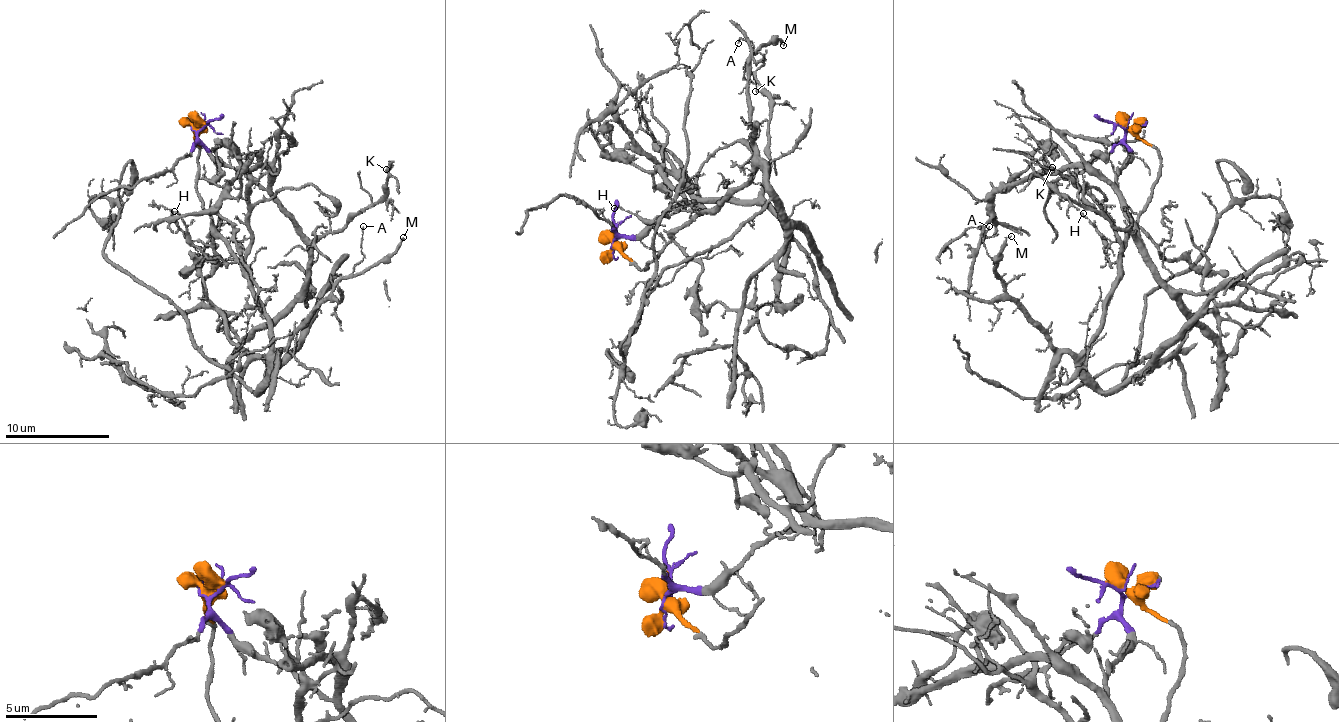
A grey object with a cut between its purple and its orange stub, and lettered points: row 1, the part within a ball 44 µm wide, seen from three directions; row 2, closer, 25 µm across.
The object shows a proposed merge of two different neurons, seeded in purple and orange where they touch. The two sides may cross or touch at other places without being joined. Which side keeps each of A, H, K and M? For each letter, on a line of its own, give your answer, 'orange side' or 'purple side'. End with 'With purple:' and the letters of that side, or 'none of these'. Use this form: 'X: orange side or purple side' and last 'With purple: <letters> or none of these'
A: orange side
H: orange side
K: purple side
M: orange side
With purple: K

